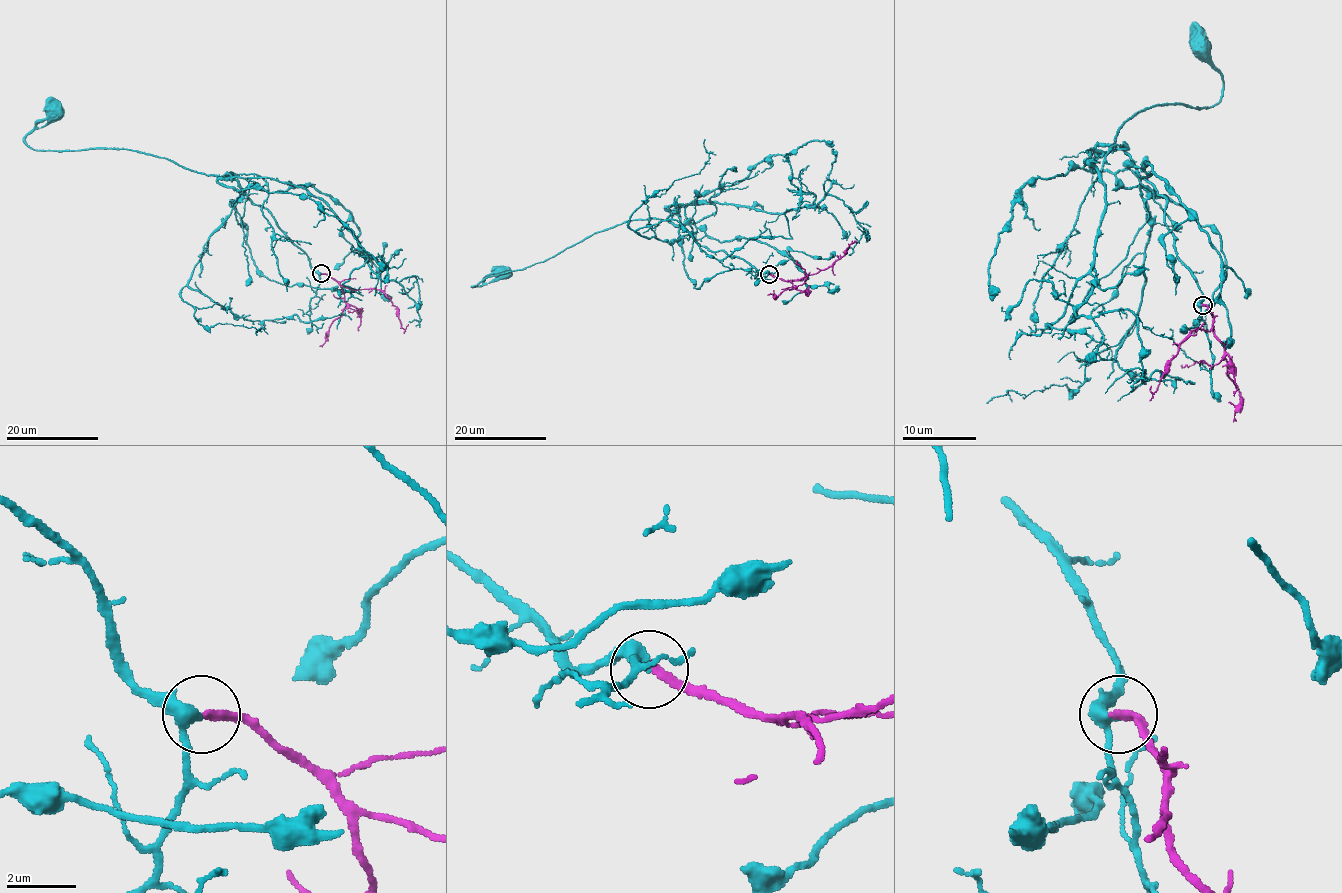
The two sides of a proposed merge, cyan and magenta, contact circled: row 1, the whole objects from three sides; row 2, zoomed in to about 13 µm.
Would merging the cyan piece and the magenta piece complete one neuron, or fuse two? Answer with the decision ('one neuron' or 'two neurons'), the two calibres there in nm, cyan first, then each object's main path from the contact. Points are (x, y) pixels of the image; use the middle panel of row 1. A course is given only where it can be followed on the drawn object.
one neuron; 280 nm thick on the cyan side, 200 nm on the other; cyan runs (770, 274), (702, 246), (684, 228), (646, 219), (594, 232), (501, 273); magenta runs (770, 274), (784, 279), (803, 278), (826, 269), (856, 242)

